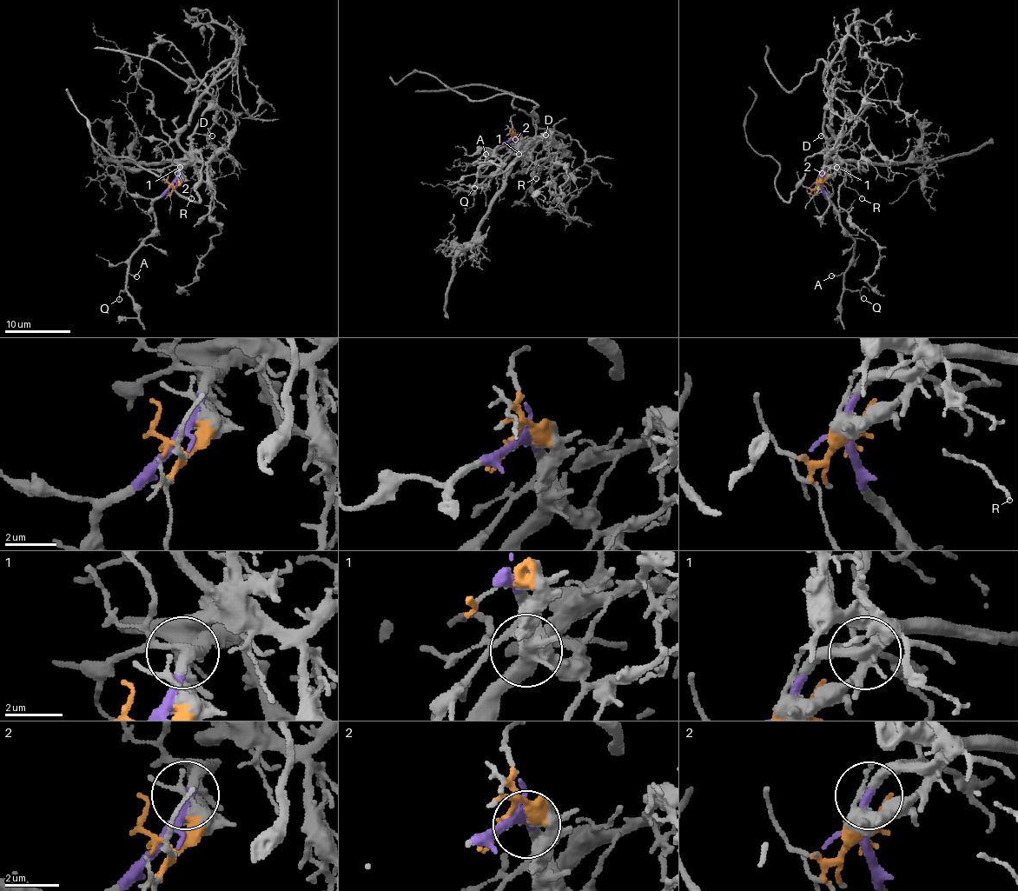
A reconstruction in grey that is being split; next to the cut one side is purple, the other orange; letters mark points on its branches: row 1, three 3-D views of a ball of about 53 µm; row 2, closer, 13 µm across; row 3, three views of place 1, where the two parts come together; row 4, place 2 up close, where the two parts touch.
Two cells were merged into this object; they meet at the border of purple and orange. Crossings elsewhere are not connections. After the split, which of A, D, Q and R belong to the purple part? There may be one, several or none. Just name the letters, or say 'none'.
A, Q, R

